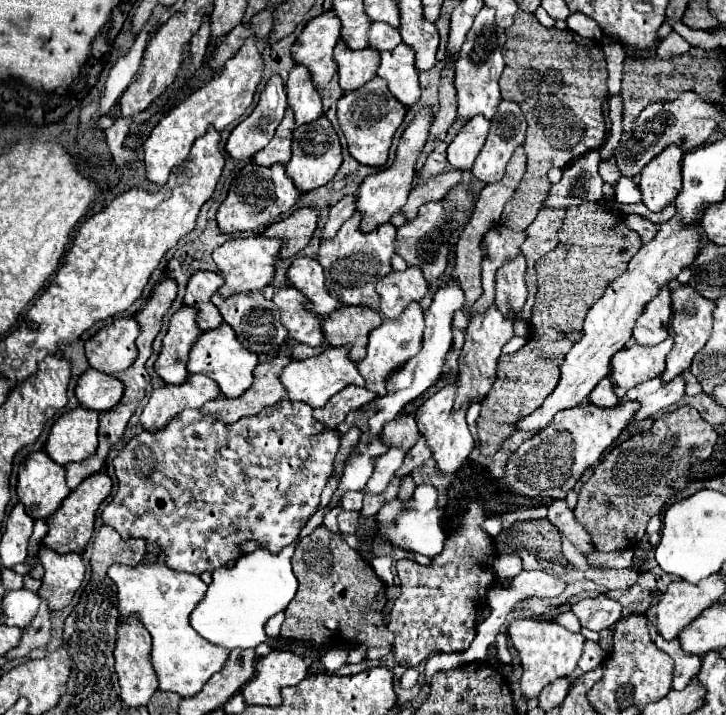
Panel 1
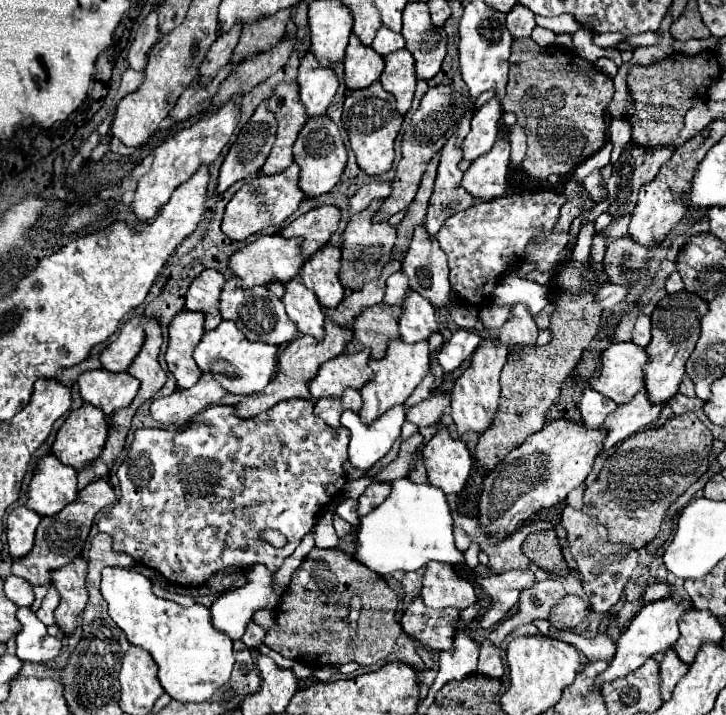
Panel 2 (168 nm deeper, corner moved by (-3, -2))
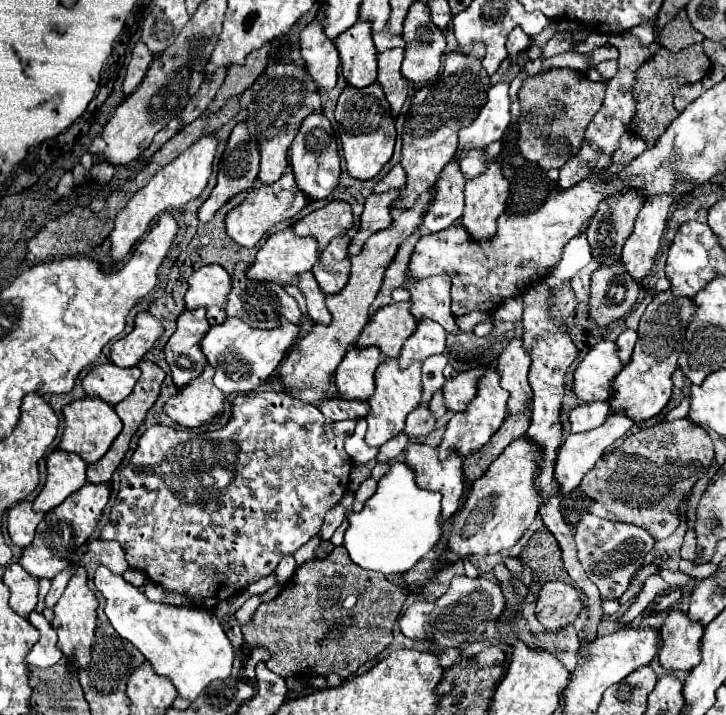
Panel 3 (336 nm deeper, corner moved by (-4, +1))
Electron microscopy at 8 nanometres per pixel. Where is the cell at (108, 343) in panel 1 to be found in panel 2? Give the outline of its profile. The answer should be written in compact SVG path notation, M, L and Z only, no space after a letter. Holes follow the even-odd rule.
M129 317L117 339L101 349L99 361L103 365L105 371L111 373L121 373L127 371L127 367L131 365L131 361L137 357L141 345L145 343L145 331L143 331L143 319L141 317Z

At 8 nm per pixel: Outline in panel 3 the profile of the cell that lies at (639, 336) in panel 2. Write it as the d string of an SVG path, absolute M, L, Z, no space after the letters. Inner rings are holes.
M624 330L624 332L614 340L614 344L616 344L616 348L618 348L618 358L622 360L622 364L628 364L628 362L630 362L630 356L632 356L632 352L634 352L636 340L638 340L638 332L634 332L634 330Z

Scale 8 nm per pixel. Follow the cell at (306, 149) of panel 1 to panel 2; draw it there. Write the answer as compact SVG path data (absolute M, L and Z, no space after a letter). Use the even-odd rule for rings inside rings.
M327 115L309 119L305 123L305 127L299 131L297 141L293 145L293 155L295 155L295 163L301 169L299 187L307 197L319 197L323 193L329 193L341 181L347 163L347 151L339 135L339 127Z

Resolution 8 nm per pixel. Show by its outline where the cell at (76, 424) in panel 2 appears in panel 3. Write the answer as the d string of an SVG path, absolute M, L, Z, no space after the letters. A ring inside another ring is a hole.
M86 396L82 400L68 404L62 412L64 412L64 434L62 434L60 450L74 452L88 464L98 462L108 452L108 448L112 446L112 442L116 440L116 436L122 430L122 420L114 412L114 406L106 404L100 398Z

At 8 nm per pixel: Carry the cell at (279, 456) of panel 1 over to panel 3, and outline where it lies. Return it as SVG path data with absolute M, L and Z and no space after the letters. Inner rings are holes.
M254 392L246 396L236 396L232 404L232 420L216 432L202 432L202 436L194 430L174 430L170 426L152 426L148 428L140 442L136 452L132 454L132 460L120 468L120 492L116 498L116 504L112 506L110 522L104 526L100 538L102 540L116 540L124 552L130 568L142 570L154 584L162 586L166 596L164 604L170 606L200 606L206 610L216 608L220 602L232 598L236 592L248 588L252 582L258 582L262 576L276 570L278 562L294 554L302 544L306 544L312 536L320 532L324 514L342 500L342 496L348 492L348 474L352 468L350 456L344 452L344 440L354 434L356 420L342 420L334 424L326 424L322 412L312 404L302 404L302 400L294 400L292 396L286 396L282 392Z

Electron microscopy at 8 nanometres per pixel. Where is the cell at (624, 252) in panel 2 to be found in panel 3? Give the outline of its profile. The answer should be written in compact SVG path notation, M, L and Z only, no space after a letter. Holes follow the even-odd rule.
M622 260L614 266L604 266L590 276L590 302L588 316L598 324L606 326L630 314L640 292L630 276L626 276Z

